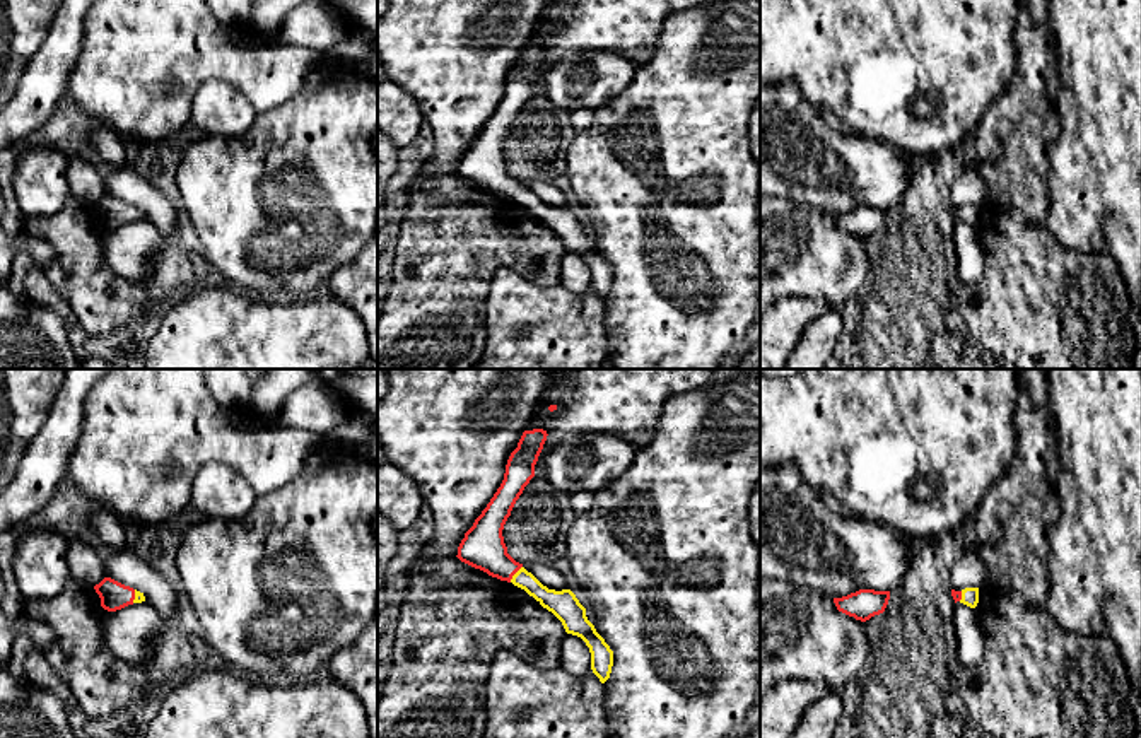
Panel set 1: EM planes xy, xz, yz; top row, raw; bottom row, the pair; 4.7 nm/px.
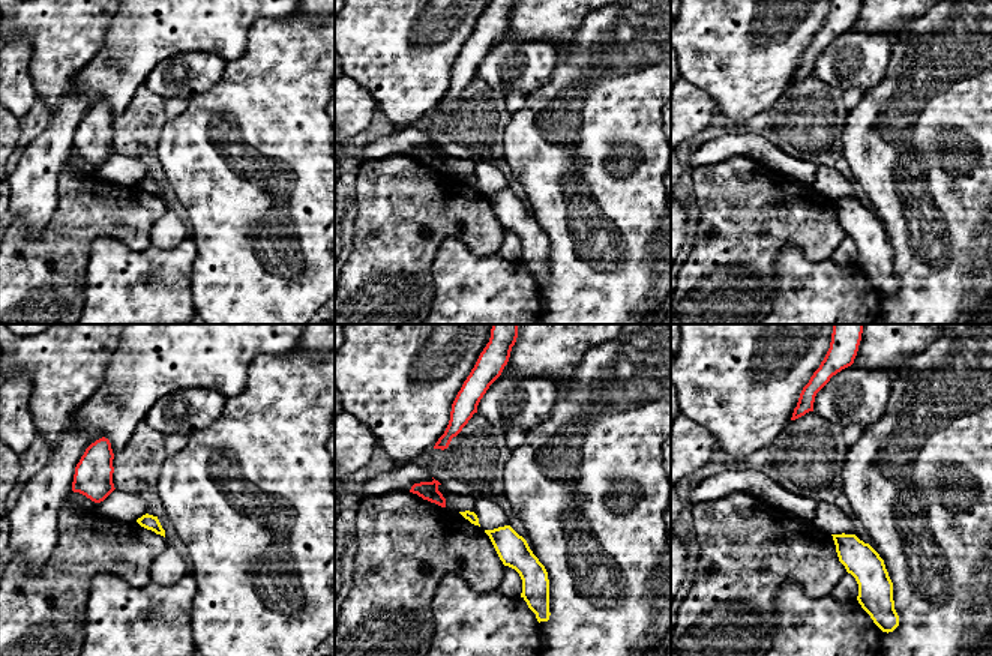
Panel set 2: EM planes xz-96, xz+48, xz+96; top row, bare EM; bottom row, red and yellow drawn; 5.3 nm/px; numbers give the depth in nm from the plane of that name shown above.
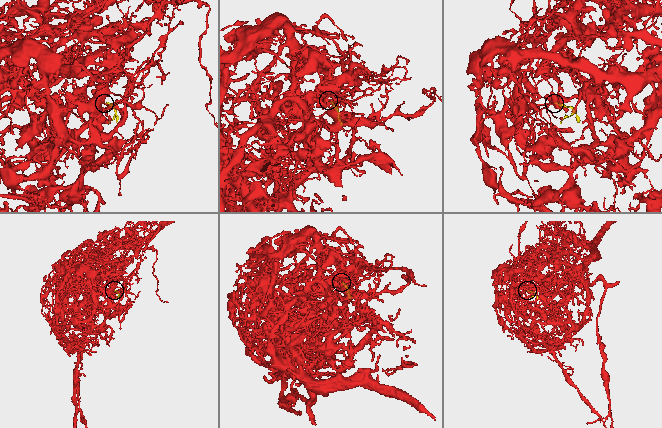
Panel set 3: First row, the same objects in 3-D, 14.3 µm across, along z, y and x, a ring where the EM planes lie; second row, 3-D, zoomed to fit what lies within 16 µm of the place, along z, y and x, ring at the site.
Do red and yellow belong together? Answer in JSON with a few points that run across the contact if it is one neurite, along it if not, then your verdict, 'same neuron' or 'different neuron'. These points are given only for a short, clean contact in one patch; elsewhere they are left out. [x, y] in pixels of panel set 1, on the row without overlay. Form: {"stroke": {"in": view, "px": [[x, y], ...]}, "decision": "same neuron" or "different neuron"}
{"stroke": {"in": "xz", "px": [[482, 164], [499, 181], [514, 190], [547, 216], [557, 219]]}, "decision": "same neuron"}

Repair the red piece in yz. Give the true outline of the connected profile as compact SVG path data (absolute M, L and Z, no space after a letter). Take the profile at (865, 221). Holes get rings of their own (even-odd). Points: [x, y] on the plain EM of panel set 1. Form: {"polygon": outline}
{"polygon": "M859 207L842 215L834 215L839 229L866 239L885 229L890 217L890 208Z"}

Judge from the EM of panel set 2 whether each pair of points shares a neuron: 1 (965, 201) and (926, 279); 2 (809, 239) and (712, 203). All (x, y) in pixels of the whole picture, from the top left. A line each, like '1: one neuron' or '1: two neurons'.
1: one neuron
2: one neuron

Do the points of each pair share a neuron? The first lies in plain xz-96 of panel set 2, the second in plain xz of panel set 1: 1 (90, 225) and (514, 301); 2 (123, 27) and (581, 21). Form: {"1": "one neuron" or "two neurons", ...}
{"1": "two neurons", "2": "one neuron"}

